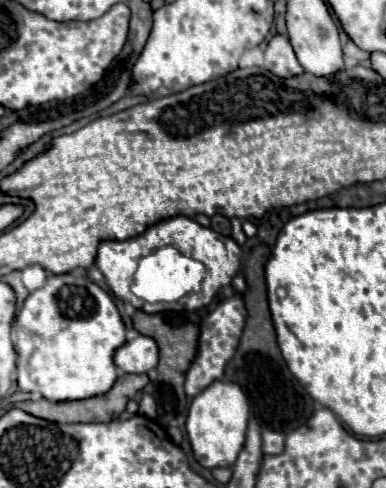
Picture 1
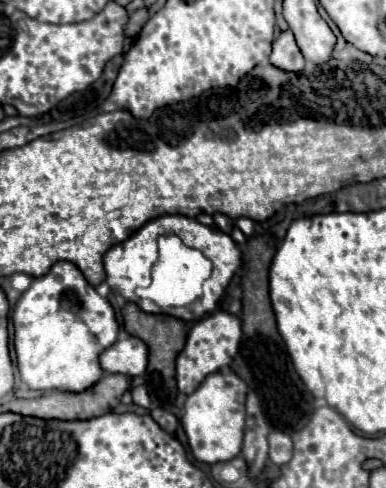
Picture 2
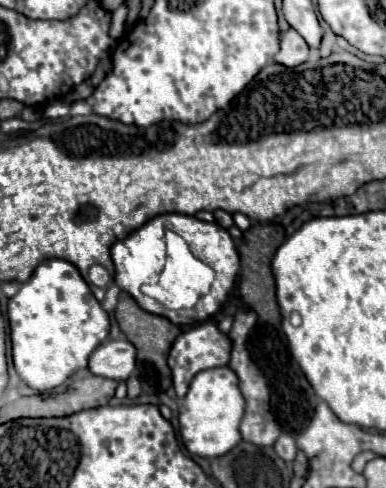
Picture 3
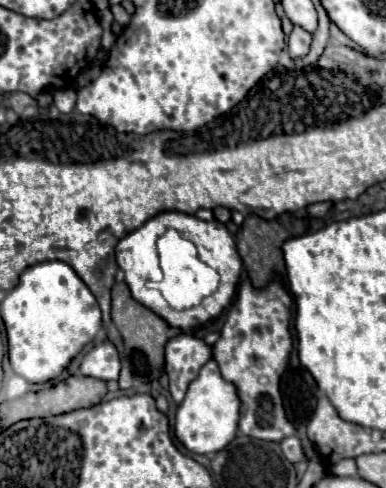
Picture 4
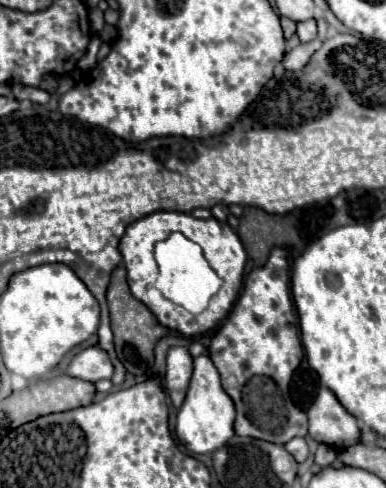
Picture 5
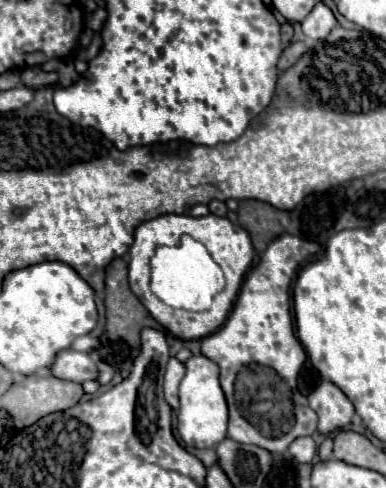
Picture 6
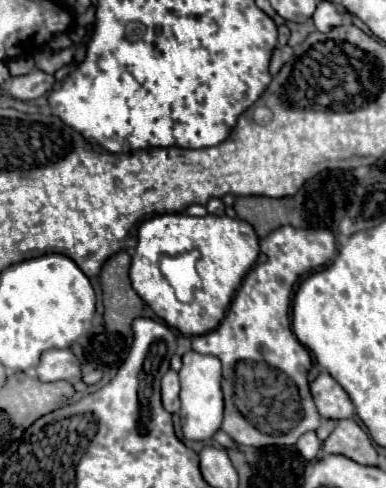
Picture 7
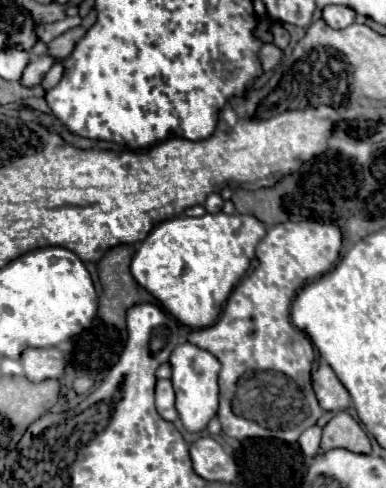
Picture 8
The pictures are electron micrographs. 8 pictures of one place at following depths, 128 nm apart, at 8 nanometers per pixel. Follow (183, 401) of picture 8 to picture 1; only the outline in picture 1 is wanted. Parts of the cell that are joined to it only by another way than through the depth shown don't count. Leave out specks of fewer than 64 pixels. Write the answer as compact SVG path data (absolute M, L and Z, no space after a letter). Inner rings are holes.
M216 380L204 392L200 392L192 404L186 418L186 430L192 444L194 458L204 468L232 466L244 446L246 440L246 424L248 424L250 408L244 390L238 384Z

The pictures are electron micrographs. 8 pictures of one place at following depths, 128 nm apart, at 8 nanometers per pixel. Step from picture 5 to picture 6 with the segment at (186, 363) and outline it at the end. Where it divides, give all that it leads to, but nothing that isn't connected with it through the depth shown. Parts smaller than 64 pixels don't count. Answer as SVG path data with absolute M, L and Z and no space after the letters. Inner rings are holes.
M170 358L166 374L164 374L164 396L170 408L178 410L178 384L184 376L184 364L178 362L176 358Z

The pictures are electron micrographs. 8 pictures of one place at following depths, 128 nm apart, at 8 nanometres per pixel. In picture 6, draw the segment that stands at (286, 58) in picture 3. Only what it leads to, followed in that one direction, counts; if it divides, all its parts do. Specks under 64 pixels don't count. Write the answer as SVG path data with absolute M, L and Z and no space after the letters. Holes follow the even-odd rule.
M318 2L314 6L314 10L302 22L304 34L312 40L324 40L334 26L336 26L336 18L324 2Z

